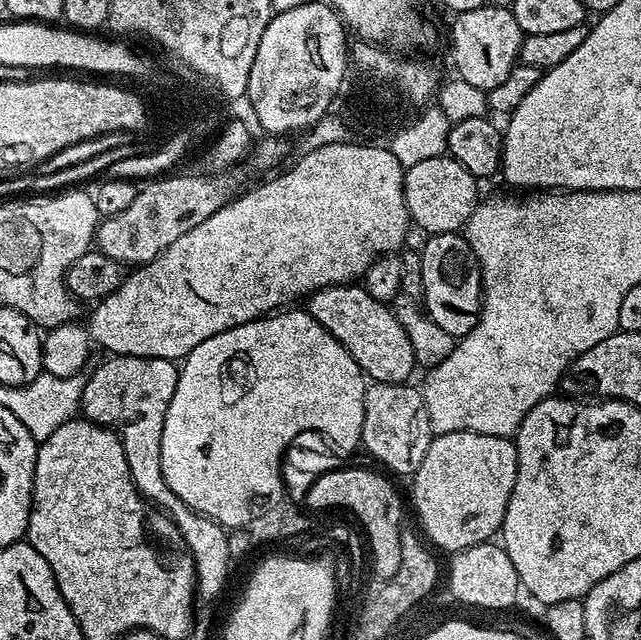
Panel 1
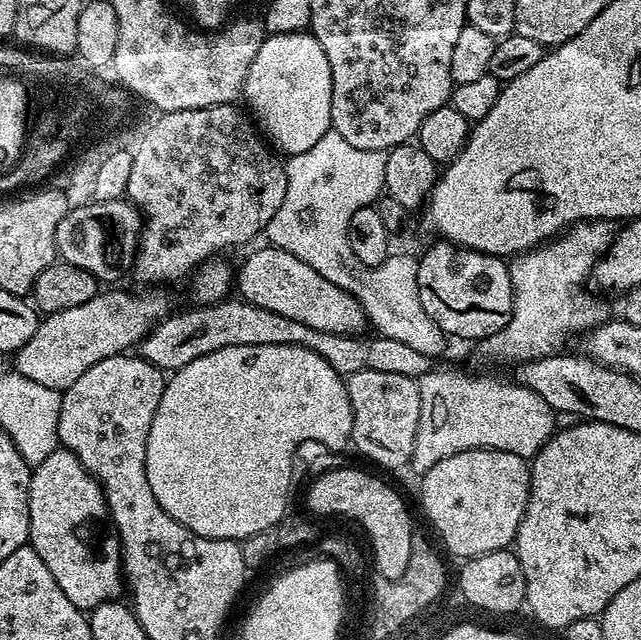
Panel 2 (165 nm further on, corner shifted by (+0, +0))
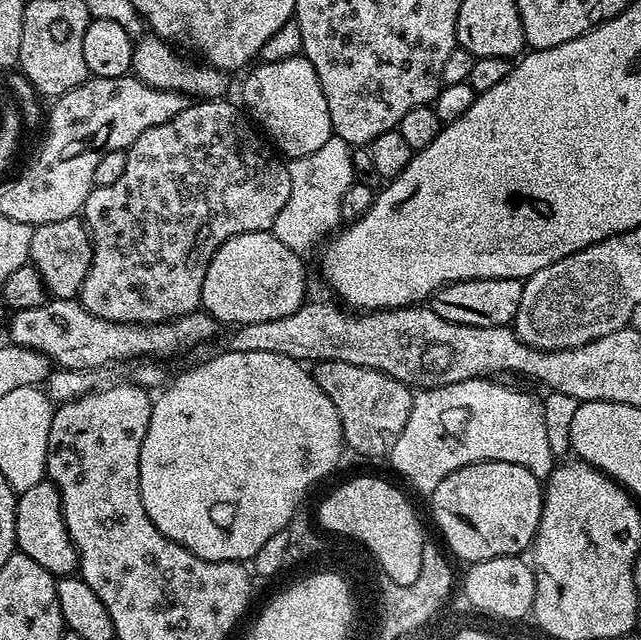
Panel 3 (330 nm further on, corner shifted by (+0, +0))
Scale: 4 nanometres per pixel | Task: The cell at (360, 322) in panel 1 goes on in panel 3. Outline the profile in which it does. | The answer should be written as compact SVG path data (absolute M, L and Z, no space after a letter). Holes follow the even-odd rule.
M271 231L238 234L227 240L210 258L206 266L206 278L202 278L203 311L208 312L221 325L239 326L254 322L274 322L278 318L286 318L286 314L294 314L306 302L304 296L308 292L308 276L304 273L301 253L290 250L278 242Z

